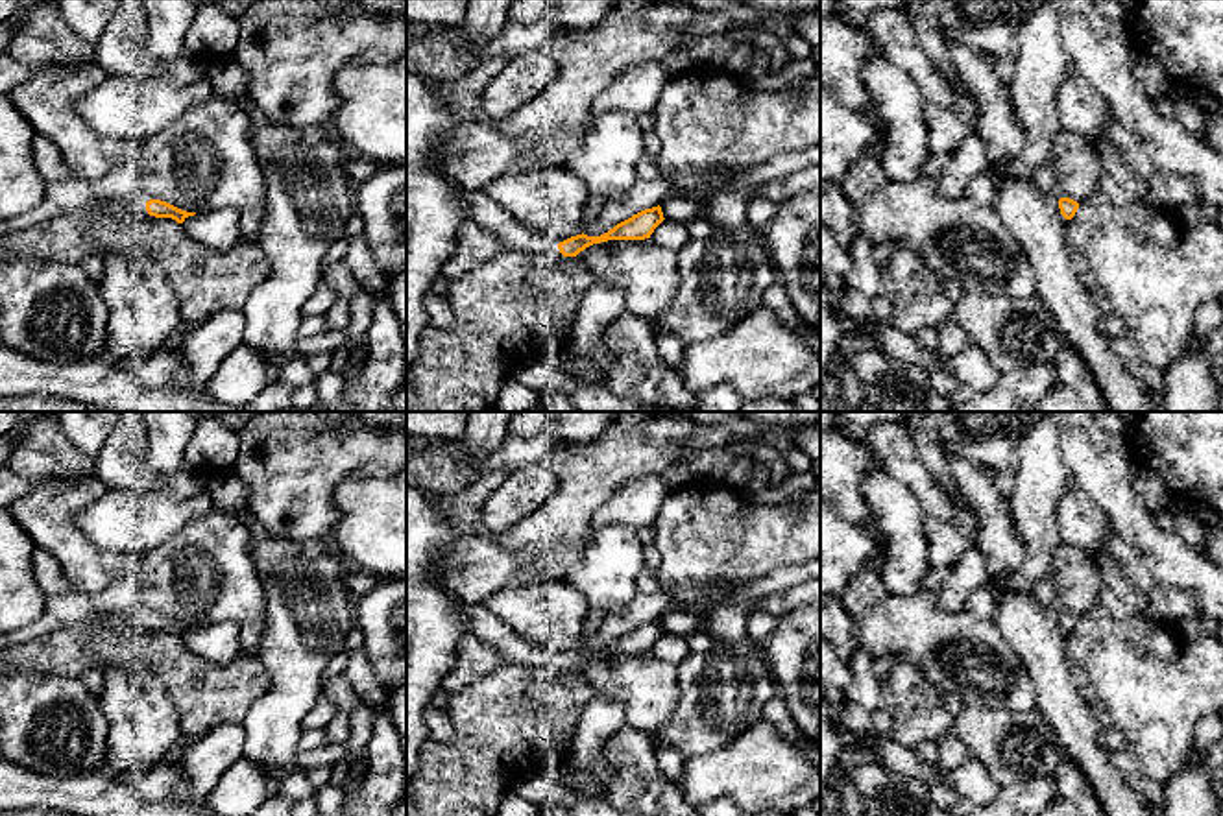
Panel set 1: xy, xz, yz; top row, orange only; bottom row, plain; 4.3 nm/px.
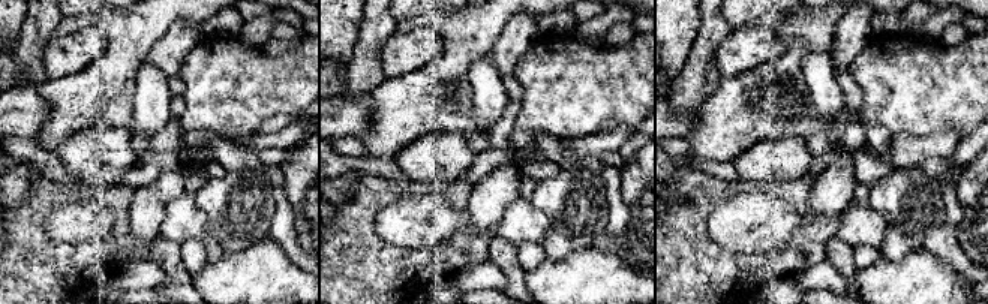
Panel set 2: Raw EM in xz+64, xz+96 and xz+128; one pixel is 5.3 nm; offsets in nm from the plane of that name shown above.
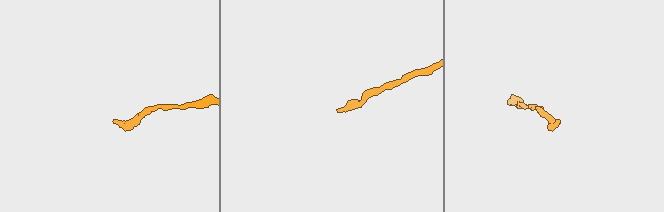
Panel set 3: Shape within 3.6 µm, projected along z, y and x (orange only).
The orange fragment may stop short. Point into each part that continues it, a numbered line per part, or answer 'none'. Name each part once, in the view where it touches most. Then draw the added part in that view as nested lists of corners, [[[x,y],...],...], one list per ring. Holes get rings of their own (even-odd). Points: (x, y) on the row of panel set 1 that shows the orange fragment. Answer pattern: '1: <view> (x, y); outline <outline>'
none

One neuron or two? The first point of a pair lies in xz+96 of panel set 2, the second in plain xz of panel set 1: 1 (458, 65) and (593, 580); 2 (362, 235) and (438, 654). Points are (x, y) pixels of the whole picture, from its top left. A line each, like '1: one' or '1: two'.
1: two
2: two

